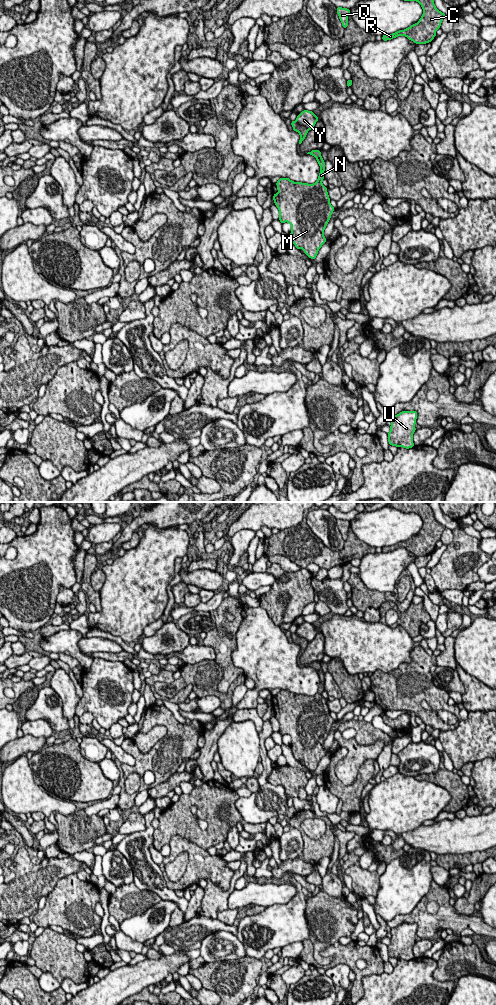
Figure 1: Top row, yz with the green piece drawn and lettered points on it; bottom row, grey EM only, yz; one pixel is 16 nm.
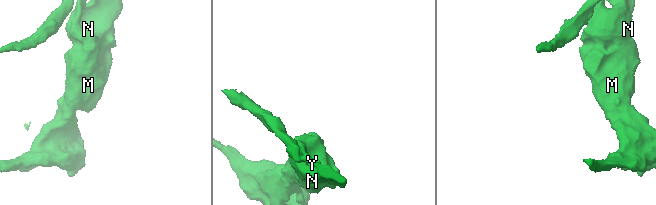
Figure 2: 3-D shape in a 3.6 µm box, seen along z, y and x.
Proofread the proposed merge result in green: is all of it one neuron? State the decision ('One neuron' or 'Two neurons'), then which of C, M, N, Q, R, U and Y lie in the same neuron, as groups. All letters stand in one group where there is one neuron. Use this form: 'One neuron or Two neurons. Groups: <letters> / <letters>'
Two neurons. Groups: C M N Q R U / Y

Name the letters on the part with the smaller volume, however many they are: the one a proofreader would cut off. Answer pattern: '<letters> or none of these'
Y

